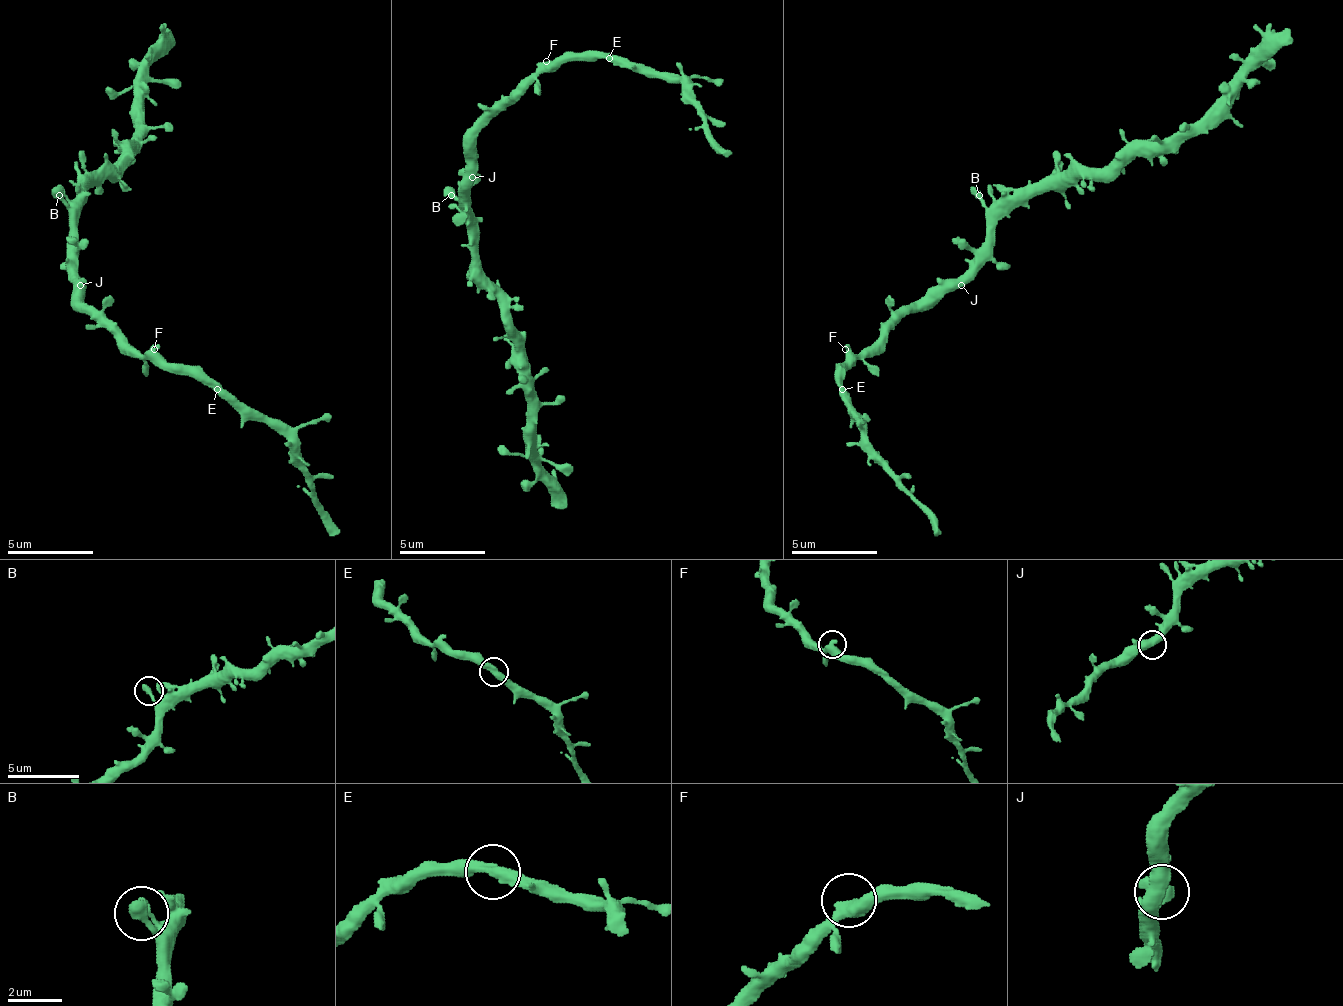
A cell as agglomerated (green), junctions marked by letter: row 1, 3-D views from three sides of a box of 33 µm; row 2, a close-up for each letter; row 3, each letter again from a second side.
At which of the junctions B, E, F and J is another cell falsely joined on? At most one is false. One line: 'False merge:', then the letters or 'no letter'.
False merge: no letter

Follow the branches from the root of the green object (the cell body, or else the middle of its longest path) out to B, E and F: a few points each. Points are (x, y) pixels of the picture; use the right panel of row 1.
B: (953, 281), (957, 281), (970, 268), (974, 250), (987, 238), (987, 207), (979, 195)
E: (953, 281), (940, 281), (871, 349), (867, 349), (845, 371), (841, 388)
F: (953, 281), (940, 281), (858, 354), (849, 354), (845, 349)

